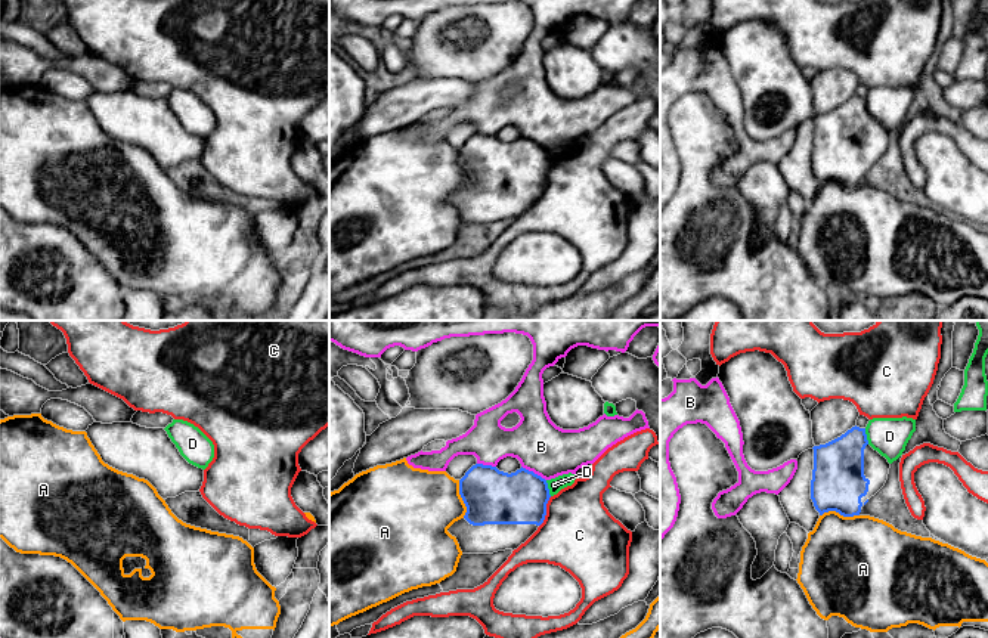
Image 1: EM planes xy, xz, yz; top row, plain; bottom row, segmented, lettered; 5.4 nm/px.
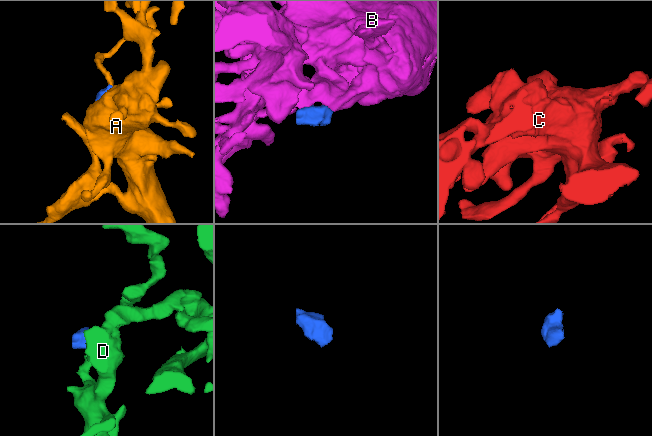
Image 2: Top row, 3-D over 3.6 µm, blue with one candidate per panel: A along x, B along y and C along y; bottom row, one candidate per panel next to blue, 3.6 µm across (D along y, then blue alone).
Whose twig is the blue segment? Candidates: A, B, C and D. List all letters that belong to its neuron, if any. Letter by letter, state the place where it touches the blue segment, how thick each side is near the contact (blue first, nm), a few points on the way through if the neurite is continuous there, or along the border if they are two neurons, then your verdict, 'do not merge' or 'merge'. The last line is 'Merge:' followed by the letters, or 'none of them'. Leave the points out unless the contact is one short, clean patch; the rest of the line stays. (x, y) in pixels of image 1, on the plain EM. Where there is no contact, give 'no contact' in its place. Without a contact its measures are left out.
A: meets blue in yz at (839, 182); 300 nm thick on the blue side, 460 nm on the other; do not merge
B: meets blue in xz at (532, 141); 300 nm thick on the blue side, 280 nm on the other; do not merge
C: meets blue in xz at (545, 180); 280 nm thick on the blue side, 400 nm on the other; border along xz (551, 166), (547, 173), (545, 188), (539, 195); do not merge
D: meets blue in xz at (547, 157); 280 nm thick on the blue side, 80 nm on the other; border along xz (545, 149), (551, 164); do not merge
Merge: none of them

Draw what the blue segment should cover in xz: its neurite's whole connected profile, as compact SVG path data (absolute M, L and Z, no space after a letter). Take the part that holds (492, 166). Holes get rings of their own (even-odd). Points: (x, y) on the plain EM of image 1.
M483 133L473 134L459 149L459 164L467 182L447 201L456 207L462 223L493 223L517 219L543 192L546 173L551 167L546 149L533 140L521 136L508 143Z

